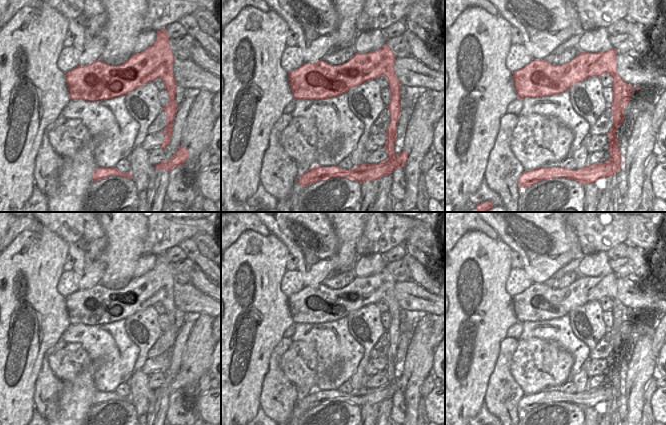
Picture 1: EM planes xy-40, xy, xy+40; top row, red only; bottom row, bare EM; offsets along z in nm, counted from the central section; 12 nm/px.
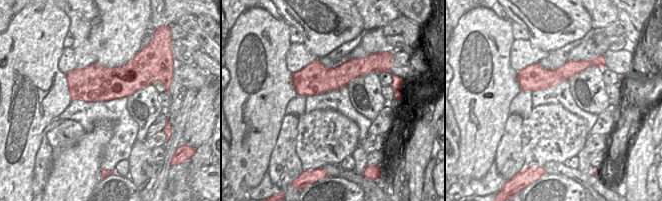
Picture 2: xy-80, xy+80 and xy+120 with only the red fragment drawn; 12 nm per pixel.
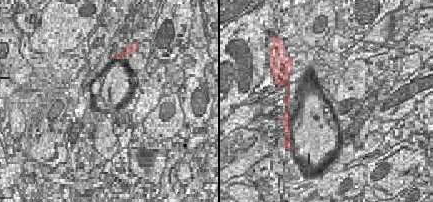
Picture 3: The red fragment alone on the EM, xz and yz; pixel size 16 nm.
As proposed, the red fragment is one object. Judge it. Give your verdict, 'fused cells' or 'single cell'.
fused cells

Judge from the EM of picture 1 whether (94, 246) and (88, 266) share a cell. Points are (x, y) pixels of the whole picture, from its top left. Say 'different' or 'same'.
same

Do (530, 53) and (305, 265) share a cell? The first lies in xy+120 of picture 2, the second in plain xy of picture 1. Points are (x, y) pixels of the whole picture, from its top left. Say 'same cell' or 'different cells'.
different cells

